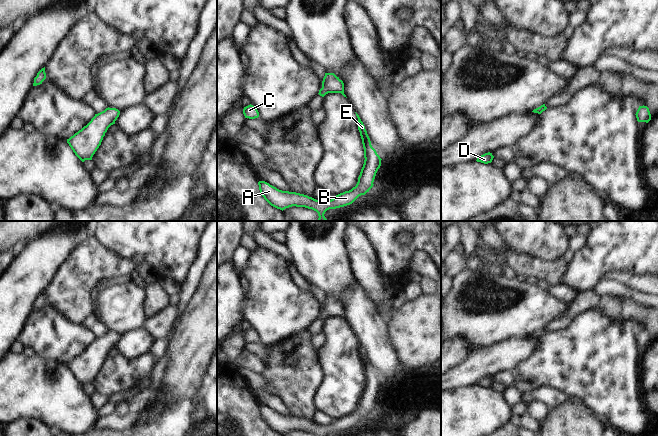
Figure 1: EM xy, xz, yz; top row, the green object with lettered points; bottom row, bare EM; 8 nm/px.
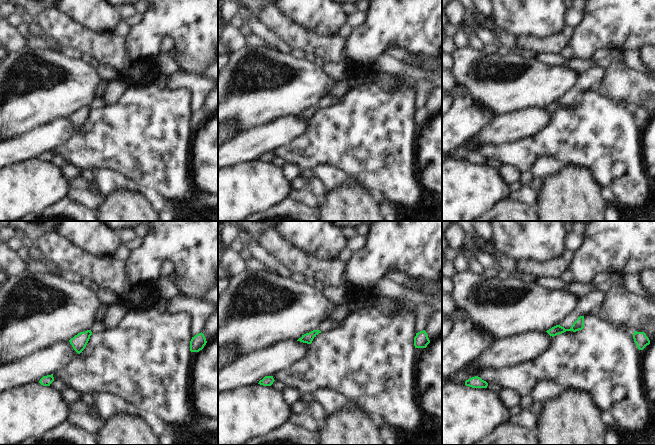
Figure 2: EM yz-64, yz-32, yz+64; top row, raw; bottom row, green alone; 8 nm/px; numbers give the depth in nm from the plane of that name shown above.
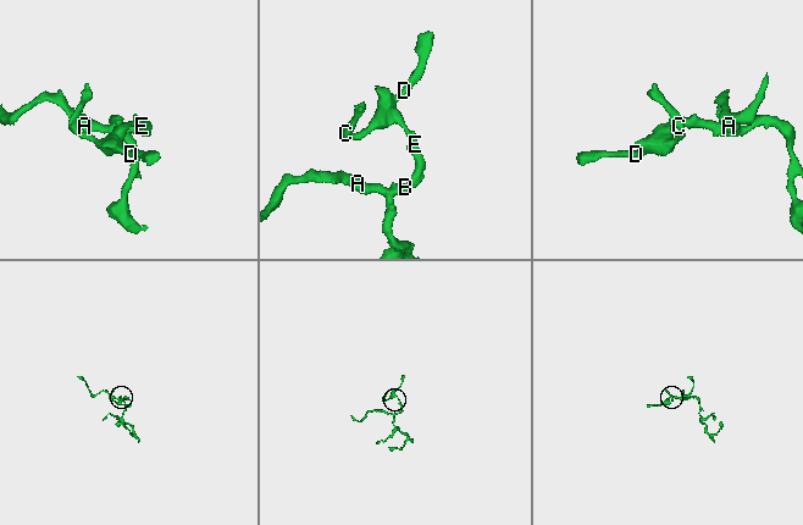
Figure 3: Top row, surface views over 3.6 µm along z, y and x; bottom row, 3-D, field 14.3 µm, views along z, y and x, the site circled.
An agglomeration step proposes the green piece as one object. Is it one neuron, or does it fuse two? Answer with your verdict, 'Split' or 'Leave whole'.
Leave whole

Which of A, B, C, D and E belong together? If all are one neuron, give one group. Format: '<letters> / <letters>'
A B C D E

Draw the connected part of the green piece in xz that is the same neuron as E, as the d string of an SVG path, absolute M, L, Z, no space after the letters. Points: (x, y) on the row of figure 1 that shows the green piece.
M356 113L356 116L358 118L358 130L360 132L360 136L361 136L361 139L362 139L365 160L364 160L364 164L363 164L363 167L361 169L360 175L358 177L358 182L357 182L355 187L353 187L349 191L345 191L343 193L340 193L340 194L336 195L333 199L331 199L327 202L324 202L324 201L316 200L316 199L314 199L312 197L309 197L307 195L304 195L304 194L300 194L300 193L296 193L296 192L289 192L289 191L282 191L282 190L279 190L276 187L270 185L269 183L267 183L265 181L259 181L258 182L259 190L260 190L261 195L264 197L264 199L271 206L273 206L277 209L280 209L282 211L284 209L292 207L292 206L305 207L305 208L308 208L308 209L312 209L312 210L314 210L318 213L318 216L319 216L318 221L327 221L327 219L324 216L324 214L327 210L336 209L336 208L340 208L340 207L350 205L359 196L365 195L367 192L369 192L369 190L374 185L373 182L374 182L377 171L381 166L381 160L382 159L377 154L376 150L372 147L370 138L369 138L369 136L367 134L367 131L365 129L365 126L364 126L363 122L361 121L361 119L360 119L360 117L357 113Z

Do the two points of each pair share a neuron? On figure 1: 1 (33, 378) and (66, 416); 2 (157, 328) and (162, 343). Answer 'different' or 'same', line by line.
1: same
2: different

